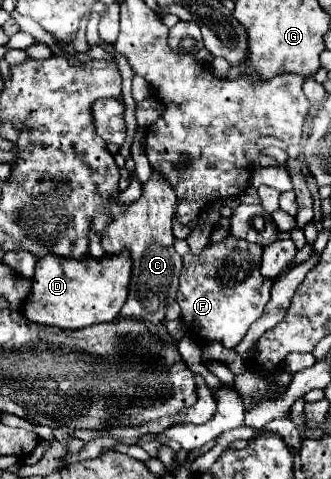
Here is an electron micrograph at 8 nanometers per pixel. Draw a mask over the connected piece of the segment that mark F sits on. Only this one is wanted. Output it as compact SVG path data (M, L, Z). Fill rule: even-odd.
M229 235L221 243L209 243L199 255L187 253L183 257L177 303L181 305L181 319L187 325L189 335L205 341L221 341L227 349L233 349L241 343L251 323L263 315L263 307L271 299L273 281L261 275L261 251L261 245L245 243L243 239L233 239L233 235Z

